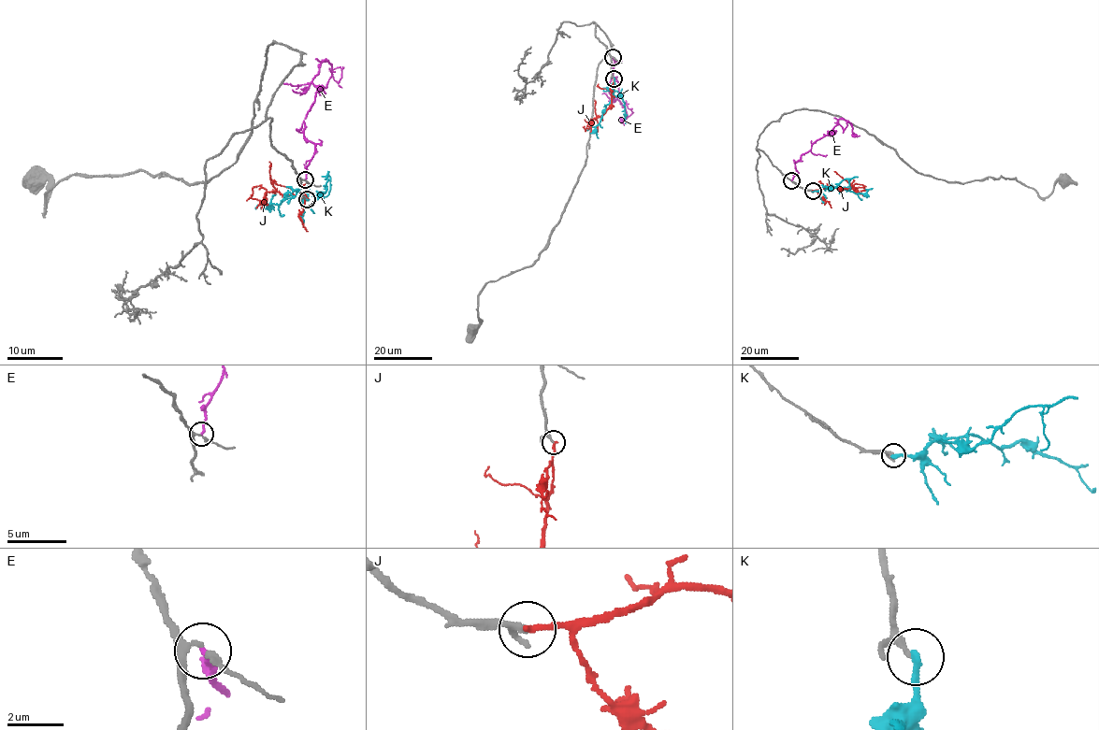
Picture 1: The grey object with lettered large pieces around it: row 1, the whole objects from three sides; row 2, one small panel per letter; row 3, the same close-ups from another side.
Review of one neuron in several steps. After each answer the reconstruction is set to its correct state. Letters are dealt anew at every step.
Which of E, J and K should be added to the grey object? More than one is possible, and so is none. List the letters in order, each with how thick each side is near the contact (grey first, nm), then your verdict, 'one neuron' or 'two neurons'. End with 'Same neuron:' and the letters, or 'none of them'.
E: 150/200 nm | two neurons
J: 160/200 nm | one neuron
K: 160/280 nm | two neurons
Same neuron: J

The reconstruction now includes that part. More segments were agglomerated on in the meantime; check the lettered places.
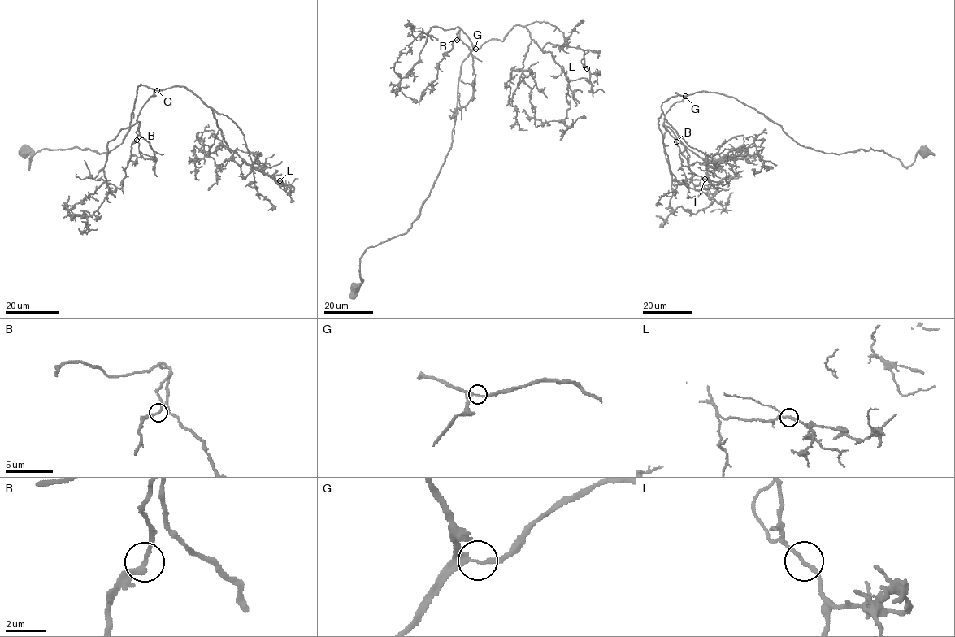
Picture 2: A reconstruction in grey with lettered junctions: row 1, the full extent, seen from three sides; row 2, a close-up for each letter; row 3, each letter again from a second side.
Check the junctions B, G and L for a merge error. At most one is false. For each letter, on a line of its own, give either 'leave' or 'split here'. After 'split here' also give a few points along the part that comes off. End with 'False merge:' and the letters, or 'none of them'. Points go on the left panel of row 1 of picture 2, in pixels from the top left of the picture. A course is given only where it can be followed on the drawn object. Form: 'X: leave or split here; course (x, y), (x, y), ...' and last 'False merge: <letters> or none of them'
B: leave
G: leave
L: leave
False merge: none of them

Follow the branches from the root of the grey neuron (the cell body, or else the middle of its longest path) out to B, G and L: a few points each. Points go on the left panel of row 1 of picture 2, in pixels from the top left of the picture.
B: (25, 150), (29, 167), (43, 149), (113, 149), (128, 130), (141, 84), (154, 93), (137, 117), (136, 139)
G: (25, 150), (31, 151), (29, 167), (29, 158), (43, 149), (107, 153), (125, 137), (137, 87), (156, 89)
L: (25, 150), (29, 167), (43, 149), (107, 153), (140, 84), (183, 85), (233, 151), (279, 180)

